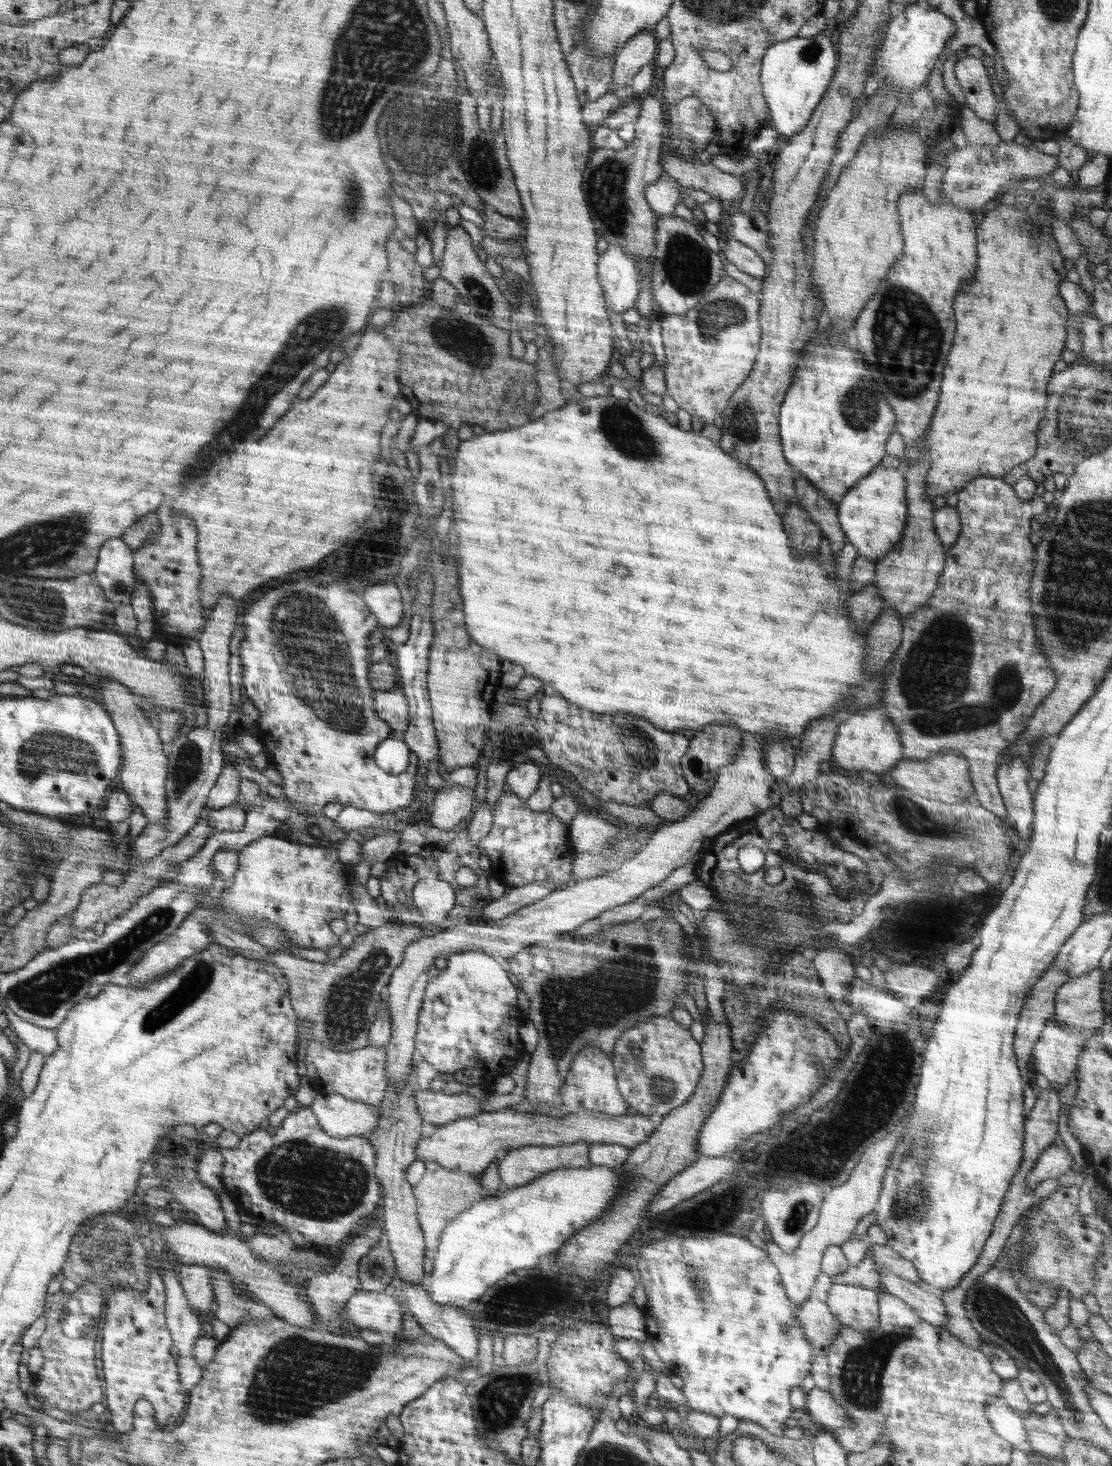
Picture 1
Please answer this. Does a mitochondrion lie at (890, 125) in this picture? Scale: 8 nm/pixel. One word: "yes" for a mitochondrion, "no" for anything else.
no

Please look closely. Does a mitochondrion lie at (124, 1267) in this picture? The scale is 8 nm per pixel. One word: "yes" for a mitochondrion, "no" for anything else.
yes

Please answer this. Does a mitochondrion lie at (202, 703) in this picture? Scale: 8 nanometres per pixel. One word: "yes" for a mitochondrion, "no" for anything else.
no

